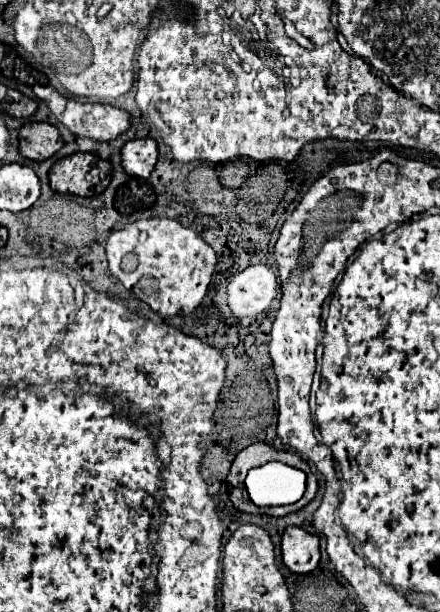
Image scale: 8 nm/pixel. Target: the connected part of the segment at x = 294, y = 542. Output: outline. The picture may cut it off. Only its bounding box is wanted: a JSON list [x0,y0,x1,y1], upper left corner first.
[282,527,320,573]

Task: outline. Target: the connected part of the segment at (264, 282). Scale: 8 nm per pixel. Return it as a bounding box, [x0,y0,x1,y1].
[227,265,276,317]

